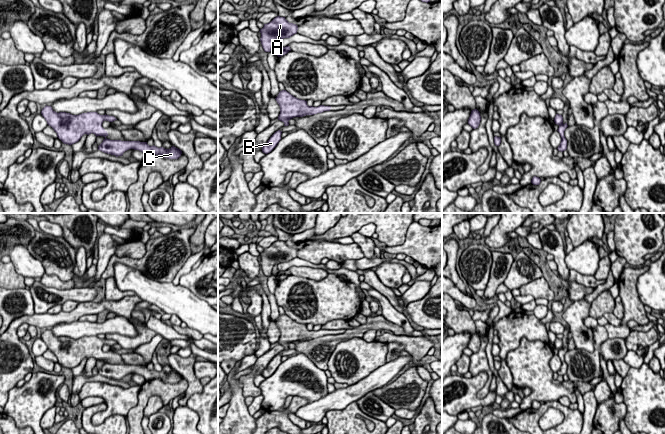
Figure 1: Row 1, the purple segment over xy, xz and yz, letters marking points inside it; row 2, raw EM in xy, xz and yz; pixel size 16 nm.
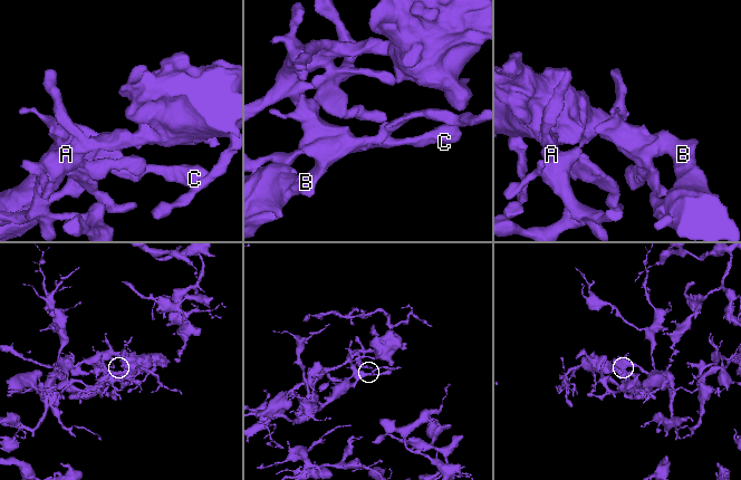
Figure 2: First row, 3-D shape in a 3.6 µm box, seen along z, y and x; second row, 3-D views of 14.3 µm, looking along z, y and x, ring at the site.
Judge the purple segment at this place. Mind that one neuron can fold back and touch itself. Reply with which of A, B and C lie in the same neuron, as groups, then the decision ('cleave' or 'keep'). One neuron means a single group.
groups A B C; keep

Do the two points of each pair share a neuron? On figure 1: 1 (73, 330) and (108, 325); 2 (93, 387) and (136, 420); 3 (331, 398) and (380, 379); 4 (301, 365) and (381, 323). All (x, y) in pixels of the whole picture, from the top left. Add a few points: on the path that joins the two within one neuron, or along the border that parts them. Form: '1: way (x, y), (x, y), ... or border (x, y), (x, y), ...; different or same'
1: way (82, 329), (99, 328); same
2: border (138, 392), (138, 402), (126, 415); different
3: way (343, 395), (346, 392), (355, 392), (368, 384); same
4: border (298, 352), (306, 354), (324, 371); different

